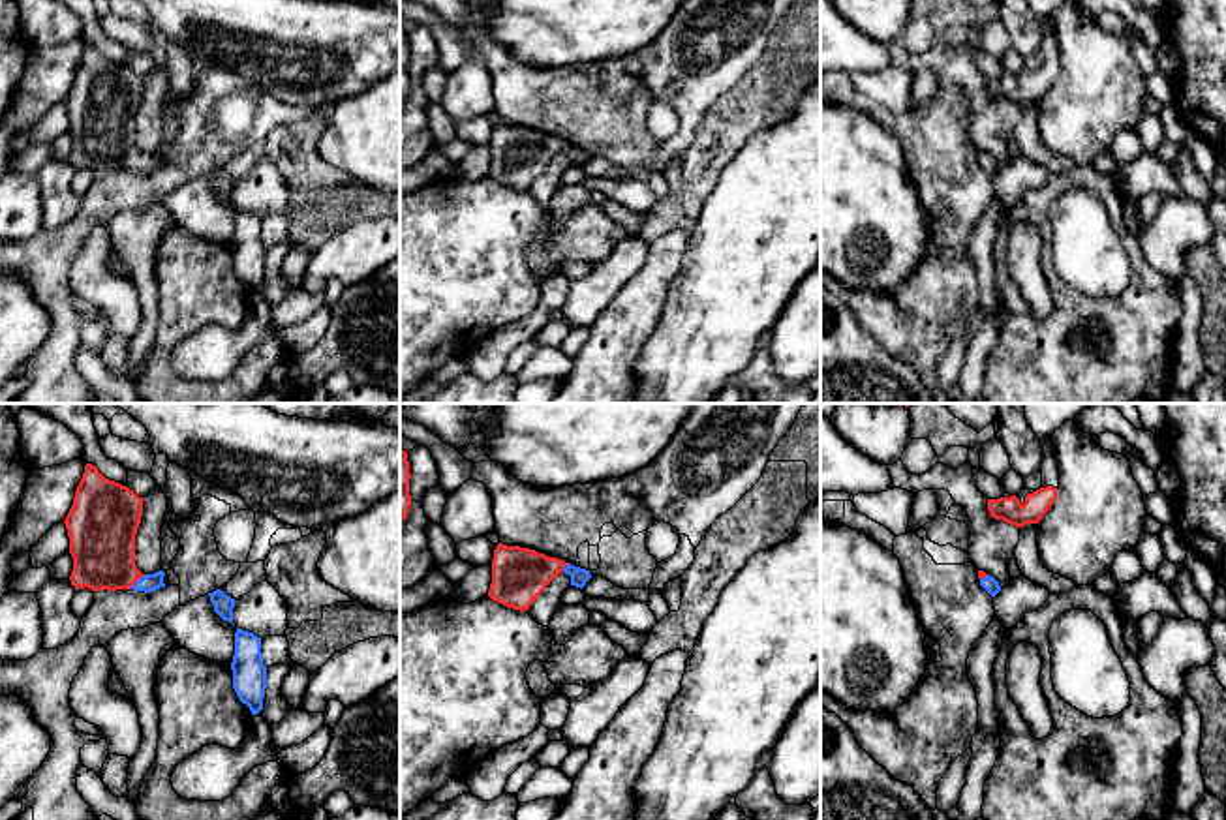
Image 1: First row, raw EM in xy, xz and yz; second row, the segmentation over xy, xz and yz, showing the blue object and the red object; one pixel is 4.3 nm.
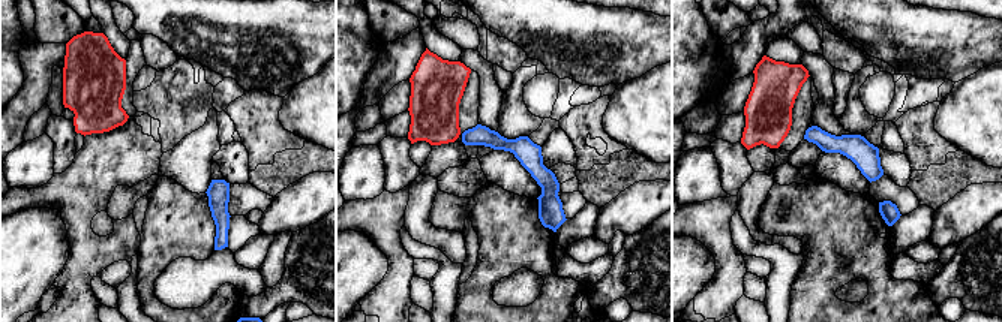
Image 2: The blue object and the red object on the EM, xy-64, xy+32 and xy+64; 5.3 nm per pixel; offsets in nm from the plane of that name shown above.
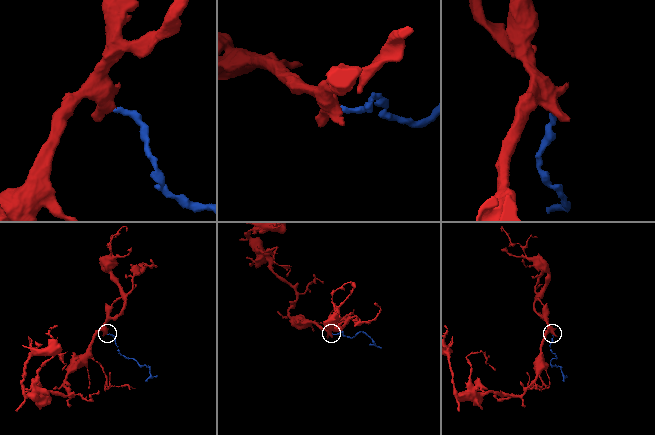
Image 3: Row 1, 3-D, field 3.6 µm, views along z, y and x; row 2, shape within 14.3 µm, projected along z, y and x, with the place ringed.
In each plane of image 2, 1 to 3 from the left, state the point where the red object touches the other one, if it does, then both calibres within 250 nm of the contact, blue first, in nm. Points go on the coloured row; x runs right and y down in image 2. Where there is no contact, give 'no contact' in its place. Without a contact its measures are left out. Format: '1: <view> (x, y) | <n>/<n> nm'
1: no contact
2: no contact
3: no contact

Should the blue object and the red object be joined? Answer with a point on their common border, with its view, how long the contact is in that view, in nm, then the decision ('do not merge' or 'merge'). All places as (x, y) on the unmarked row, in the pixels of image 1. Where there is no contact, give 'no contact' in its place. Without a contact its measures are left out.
xy (137, 160) | 90 nm | merge

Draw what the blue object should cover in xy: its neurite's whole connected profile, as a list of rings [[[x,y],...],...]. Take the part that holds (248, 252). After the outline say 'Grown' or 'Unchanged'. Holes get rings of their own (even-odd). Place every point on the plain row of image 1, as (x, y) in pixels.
[[[237,206],[235,235],[231,242],[233,268],[252,295],[263,289],[267,246],[263,244],[261,218]]]. Unchanged

